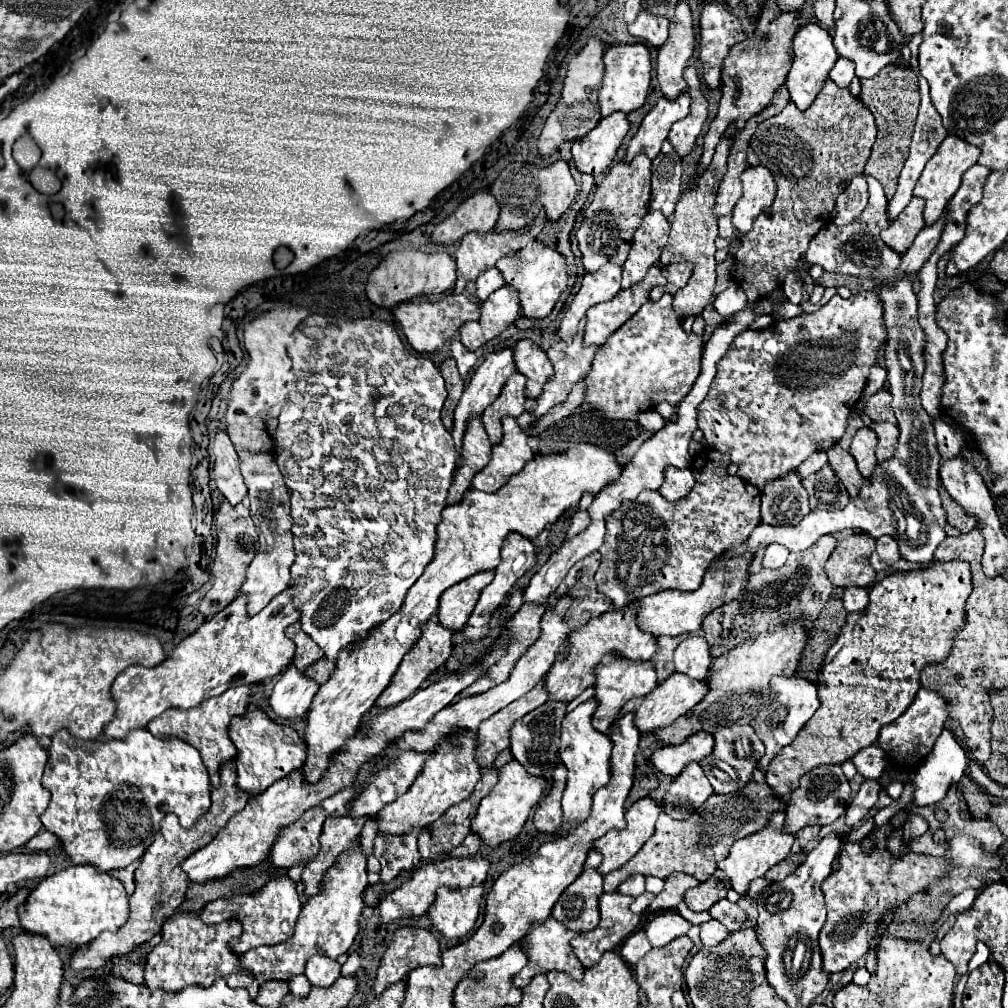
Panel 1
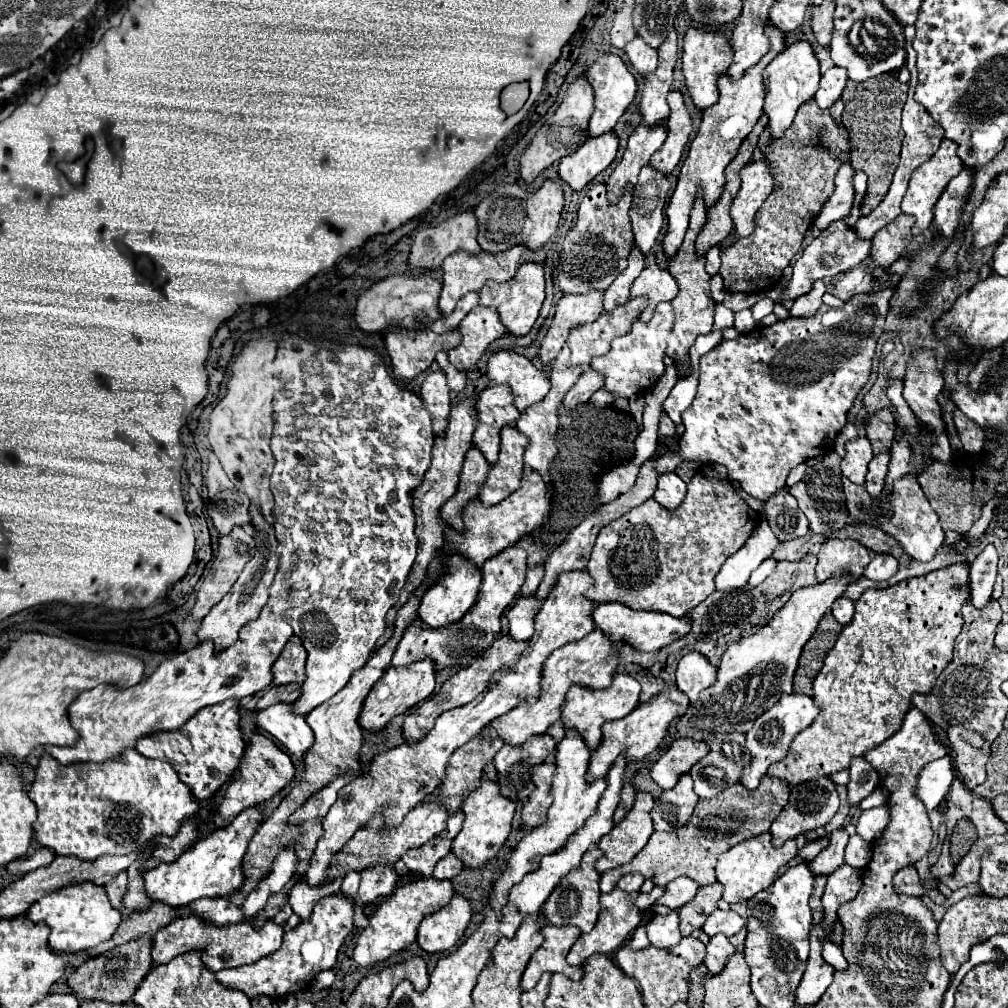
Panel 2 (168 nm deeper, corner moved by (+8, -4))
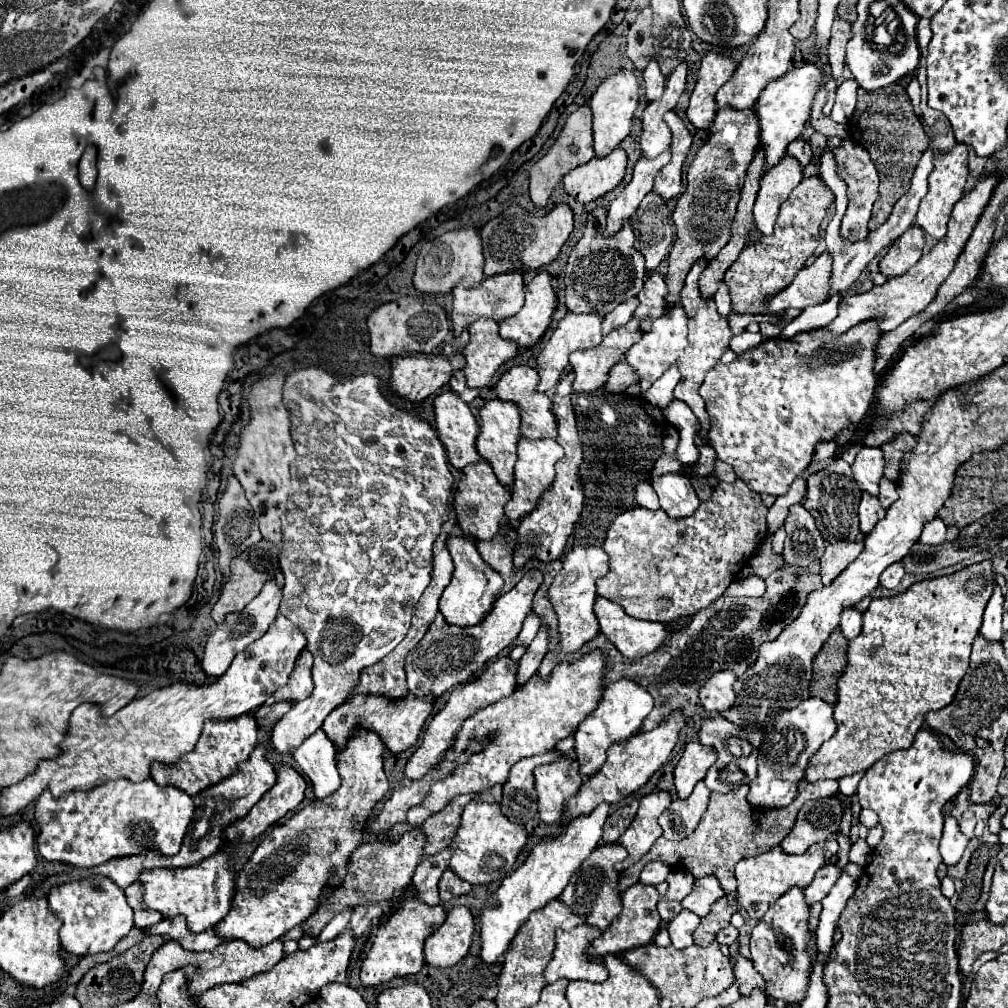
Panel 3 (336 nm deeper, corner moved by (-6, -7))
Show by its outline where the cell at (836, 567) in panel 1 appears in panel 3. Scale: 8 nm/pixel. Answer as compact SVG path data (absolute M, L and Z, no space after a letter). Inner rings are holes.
M838 541L826 545L826 553L820 559L820 577L824 585L830 585L864 549L862 541Z

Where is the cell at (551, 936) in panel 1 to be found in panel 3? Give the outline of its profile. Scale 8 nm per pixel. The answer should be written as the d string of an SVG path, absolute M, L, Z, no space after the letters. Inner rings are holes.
M588 923L574 927L572 931L558 931L556 933L556 949L554 957L548 963L544 977L546 981L558 981L558 979L582 979L592 983L602 983L608 979L603 957L590 957L588 947L590 943L600 935L598 927L592 927Z

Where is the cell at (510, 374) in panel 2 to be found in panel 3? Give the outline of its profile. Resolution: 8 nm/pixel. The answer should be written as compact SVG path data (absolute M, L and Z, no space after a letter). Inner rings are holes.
M524 365L512 367L496 383L496 395L502 401L512 401L518 405L520 417L522 417L522 437L526 437L526 439L540 439L540 437L554 439L556 437L556 417L552 413L552 399L546 397L544 393L536 391L538 383L540 383L540 377L538 377L536 369L524 367Z

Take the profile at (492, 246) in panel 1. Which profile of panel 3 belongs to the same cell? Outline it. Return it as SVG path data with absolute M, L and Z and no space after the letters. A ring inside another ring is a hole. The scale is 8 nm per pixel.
M510 271L510 273L486 277L478 285L478 289L464 289L462 285L458 285L452 289L452 295L454 295L454 301L452 301L450 321L452 321L452 333L454 337L458 337L462 329L466 329L478 317L490 317L494 321L504 321L516 315L524 305L524 279L522 279L522 273Z

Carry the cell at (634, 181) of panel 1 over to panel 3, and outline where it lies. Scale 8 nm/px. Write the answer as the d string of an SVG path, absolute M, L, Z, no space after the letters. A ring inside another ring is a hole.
M594 209L592 221L584 229L582 239L574 245L564 275L564 293L566 293L566 307L572 313L598 313L606 315L616 305L636 297L642 291L646 269L642 255L634 249L634 233L630 223L616 237L604 237L602 229L606 227L606 209Z

